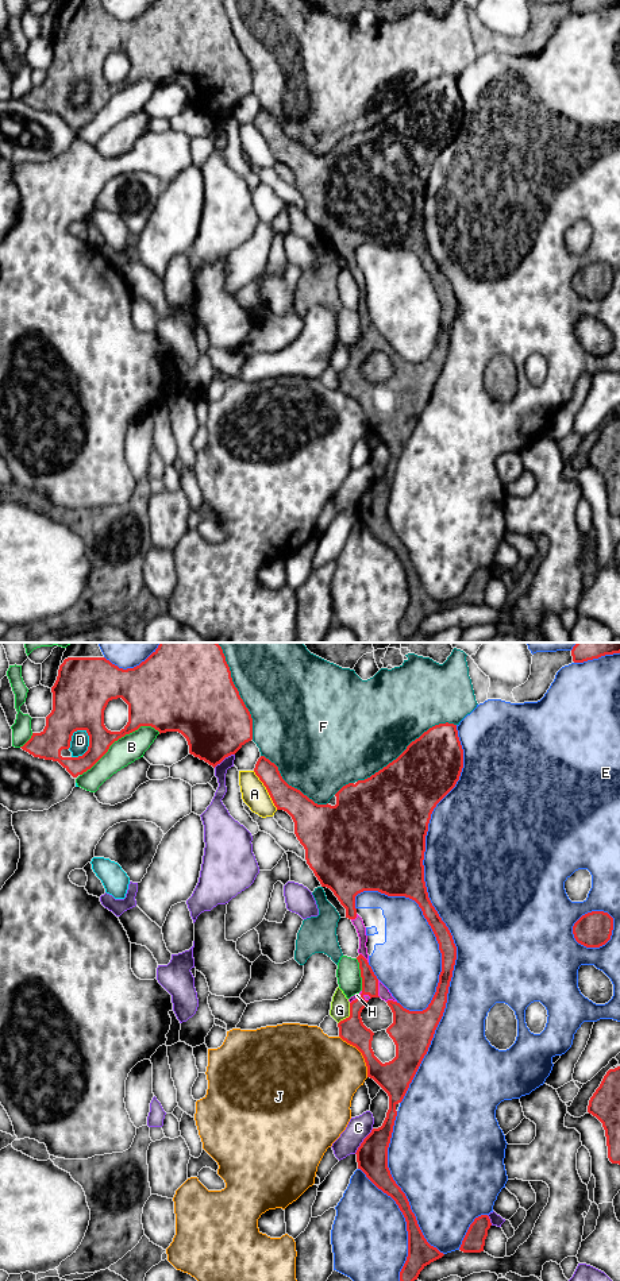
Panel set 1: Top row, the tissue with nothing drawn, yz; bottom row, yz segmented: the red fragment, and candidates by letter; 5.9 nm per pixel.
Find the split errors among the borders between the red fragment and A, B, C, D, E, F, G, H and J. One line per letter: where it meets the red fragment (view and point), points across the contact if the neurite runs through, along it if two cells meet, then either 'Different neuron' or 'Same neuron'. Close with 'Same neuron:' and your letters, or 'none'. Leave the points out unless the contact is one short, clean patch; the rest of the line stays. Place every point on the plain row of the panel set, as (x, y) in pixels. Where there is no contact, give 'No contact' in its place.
A: Touches red at yz (266, 141). Different neuron
B: Touches red at yz (119, 89). Different neuron
C: Touches red at yz (364, 493). Different neuron
D: Touches red at yz (88, 99). Different neuron
E: Touches red at yz (438, 266). Different neuron
F: Touches red at yz (407, 100). Different neuron
G: Touches red at yz (350, 367). Different neuron
H: Touches red at yz (377, 340). Same neuron
J: Touches red at yz (362, 406). Different neuron
Same neuron: H

